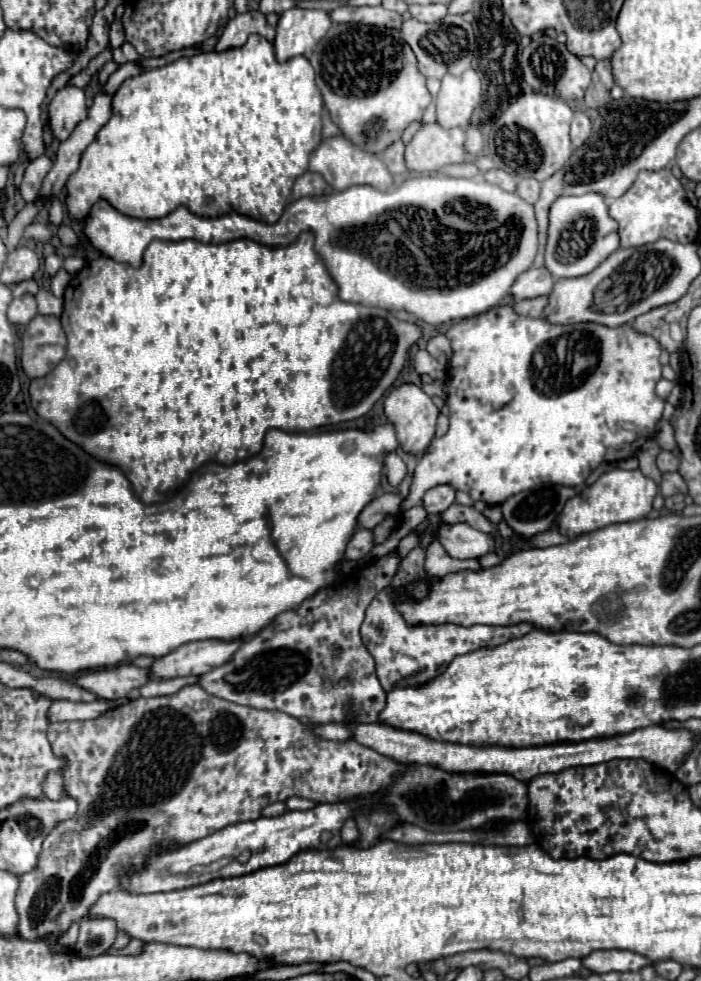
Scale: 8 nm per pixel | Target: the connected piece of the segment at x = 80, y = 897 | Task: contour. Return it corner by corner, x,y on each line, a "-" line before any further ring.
186,685
184,689
180,689
174,695
166,695
166,697
152,697
152,699
144,699
138,697
134,701
128,701
124,705
116,705
112,709
108,709
104,715
100,715
98,719
92,721
66,721
66,723
50,723
48,727
48,741
52,745
52,751
56,757
64,759
64,769
62,769
62,777
64,777
64,791
74,797
78,801
78,811
72,819
66,819
62,823
58,823
48,837
42,843
42,851
38,855
38,863
36,867
20,877
20,887
16,893
16,909
20,915
20,937
28,939
28,941
36,941
36,939
44,939
50,933
64,933
70,923
80,921
84,917
84,913
88,911
88,907
102,895
108,891
114,891
122,885
122,877
128,873
140,873
150,857
158,851
172,851
178,847
184,847
192,841
198,841
202,837
212,835
214,831
232,825
232,823
240,823
240,821
254,821
260,817
262,809
270,803
276,801
286,801
288,797
304,797
310,799
314,803
336,803
336,801
344,801
344,799
352,799
358,795
366,795
366,793
376,793
380,789
384,789
390,781
392,775
400,769
404,769
404,765
396,763
390,757
384,757
380,753
376,753
374,749
368,749
356,741
328,741
318,737
308,725
302,725
298,719
280,713
280,711
258,711
252,707
242,707
218,697
208,695
200,685

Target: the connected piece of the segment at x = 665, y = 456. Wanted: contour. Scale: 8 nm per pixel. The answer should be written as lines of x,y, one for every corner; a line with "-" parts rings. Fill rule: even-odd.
660,451
658,457
656,457
656,465
662,473
668,473
668,471
676,471
678,469
678,459
670,453
670,451

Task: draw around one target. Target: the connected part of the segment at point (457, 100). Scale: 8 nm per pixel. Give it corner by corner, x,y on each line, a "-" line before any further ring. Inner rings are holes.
474,69
464,71
460,77
446,75
436,97
438,123
446,129
468,125
474,109
482,101
482,81

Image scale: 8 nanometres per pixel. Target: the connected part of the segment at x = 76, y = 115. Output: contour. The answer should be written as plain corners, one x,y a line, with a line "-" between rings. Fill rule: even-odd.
66,85
50,103
50,129
58,141
66,141
74,127
86,117
86,95
74,85

